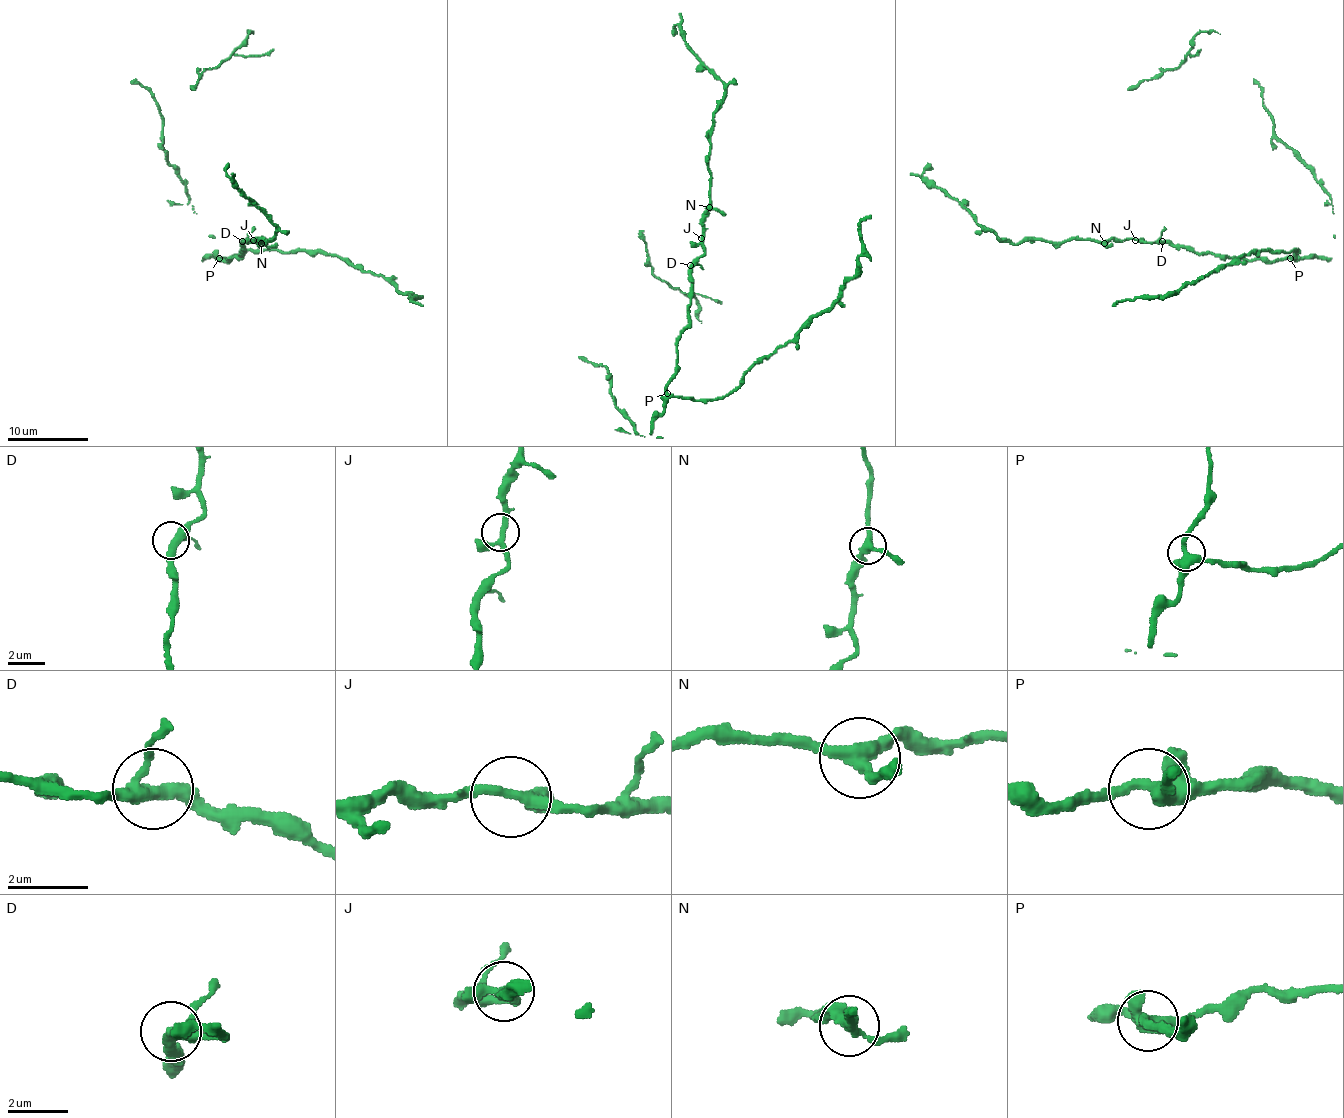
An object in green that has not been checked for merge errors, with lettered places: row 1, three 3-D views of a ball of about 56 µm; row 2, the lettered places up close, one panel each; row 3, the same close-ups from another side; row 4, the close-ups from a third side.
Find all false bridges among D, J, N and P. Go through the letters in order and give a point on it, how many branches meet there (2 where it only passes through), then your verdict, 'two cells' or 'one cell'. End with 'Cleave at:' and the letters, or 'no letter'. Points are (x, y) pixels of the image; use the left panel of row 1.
D: place (242, 241); branches 3; one cell
J: place (253, 240); branches 3; one cell
N: place (261, 243); branches 3; one cell
P: place (219, 258); branches 4; one cell
Cleave at: no letter

